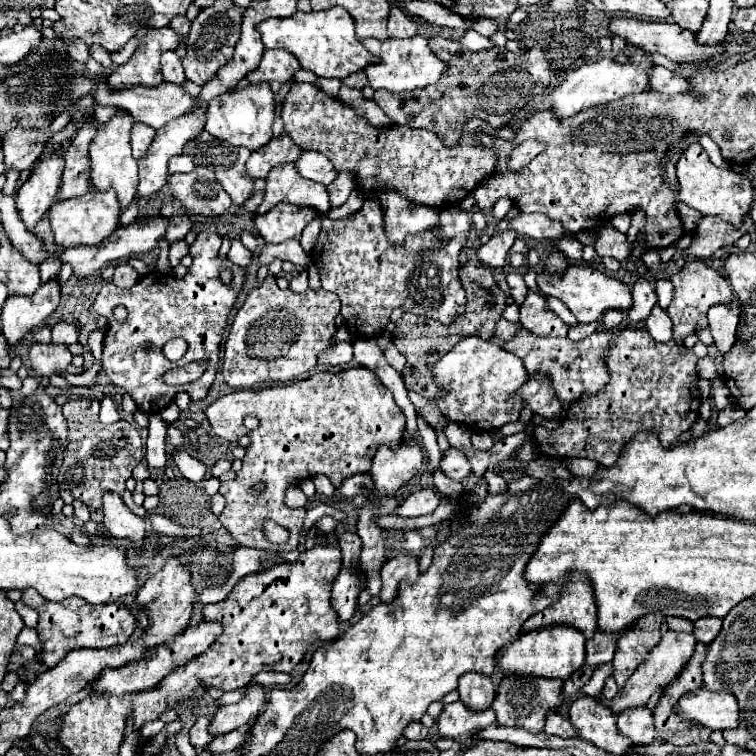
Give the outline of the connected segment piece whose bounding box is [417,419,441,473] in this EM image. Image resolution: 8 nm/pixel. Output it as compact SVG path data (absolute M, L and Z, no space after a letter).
M419 419L419 427L417 429L419 429L419 437L421 437L421 443L423 443L423 449L425 449L427 457L429 457L429 465L427 465L429 473L433 473L439 467L439 461L441 461L441 449L437 445L437 435L423 419Z

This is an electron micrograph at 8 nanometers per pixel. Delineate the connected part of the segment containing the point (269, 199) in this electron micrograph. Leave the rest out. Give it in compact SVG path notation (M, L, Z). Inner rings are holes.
M285 163L285 165L271 169L267 177L267 193L265 193L261 207L257 209L257 215L263 211L269 211L271 207L283 201L311 207L317 211L317 215L325 215L331 209L327 187L311 179L303 179L295 171L293 163Z

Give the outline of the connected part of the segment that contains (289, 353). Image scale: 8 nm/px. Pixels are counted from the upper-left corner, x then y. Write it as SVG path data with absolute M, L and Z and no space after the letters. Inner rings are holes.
M267 275L263 285L247 295L247 301L231 325L221 371L225 383L233 389L245 389L269 381L293 381L297 375L311 371L319 355L327 347L333 347L333 337L337 333L335 317L339 309L341 303L335 293L323 289L307 289L303 293L281 291L275 277ZM263 347L285 347L285 357L263 359Z

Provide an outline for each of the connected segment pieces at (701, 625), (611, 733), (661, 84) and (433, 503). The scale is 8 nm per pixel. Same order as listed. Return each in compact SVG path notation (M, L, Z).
M705 617L705 619L695 621L695 631L693 631L695 639L703 641L705 645L711 643L711 639L715 639L715 635L721 631L721 623L723 621L717 617Z
M577 697L569 709L571 723L579 729L579 739L593 743L603 751L623 755L631 747L631 739L619 733L617 717L597 697Z
M653 67L651 71L651 91L659 91L665 95L673 93L693 93L693 87L687 77L681 77L665 67Z
M421 489L421 491L415 491L411 493L397 509L391 511L391 515L395 517L419 517L419 515L427 515L427 513L433 513L439 505L441 497L431 491L431 489Z

